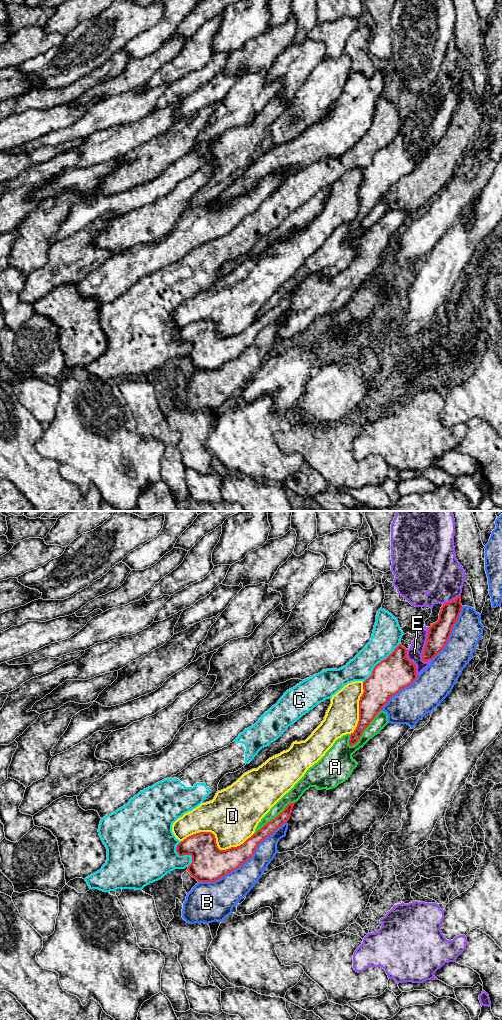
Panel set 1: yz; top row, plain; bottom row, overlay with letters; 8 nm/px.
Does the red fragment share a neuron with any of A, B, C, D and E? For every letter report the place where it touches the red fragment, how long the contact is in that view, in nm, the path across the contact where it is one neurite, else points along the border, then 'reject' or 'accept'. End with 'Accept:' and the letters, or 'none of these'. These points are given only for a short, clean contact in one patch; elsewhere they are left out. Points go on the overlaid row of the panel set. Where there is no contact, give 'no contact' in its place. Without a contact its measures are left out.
A: meets red in yz at (365, 728); contact 380 nm long; reject
B: meets red in yz at (244, 862); contact 850 nm long; reject
C: meets red in yz at (380, 662); contact 440 nm long; reject
D: meets red in yz at (215, 842); contact 600 nm long; reject
E: meets red in yz at (425, 645); contact 280 nm long; reject
Accept: none of these

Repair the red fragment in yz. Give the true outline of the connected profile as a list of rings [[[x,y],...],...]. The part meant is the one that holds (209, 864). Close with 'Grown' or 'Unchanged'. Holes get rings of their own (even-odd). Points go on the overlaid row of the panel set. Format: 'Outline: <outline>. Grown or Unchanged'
Outline: [[[295,803],[288,804],[275,819],[240,846],[220,850],[213,833],[199,832],[181,841],[176,847],[176,852],[179,856],[192,856],[192,863],[187,871],[198,882],[215,882],[250,859],[258,845],[290,819]]]. Unchanged

